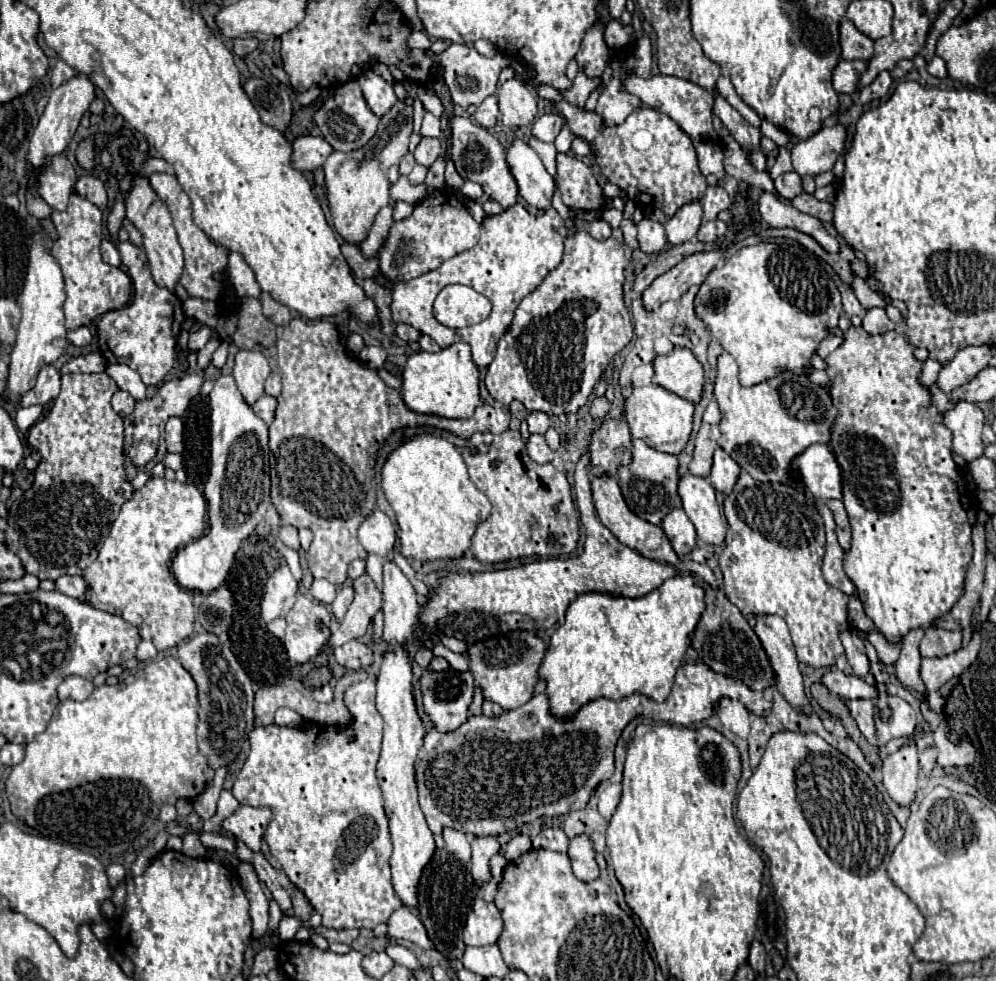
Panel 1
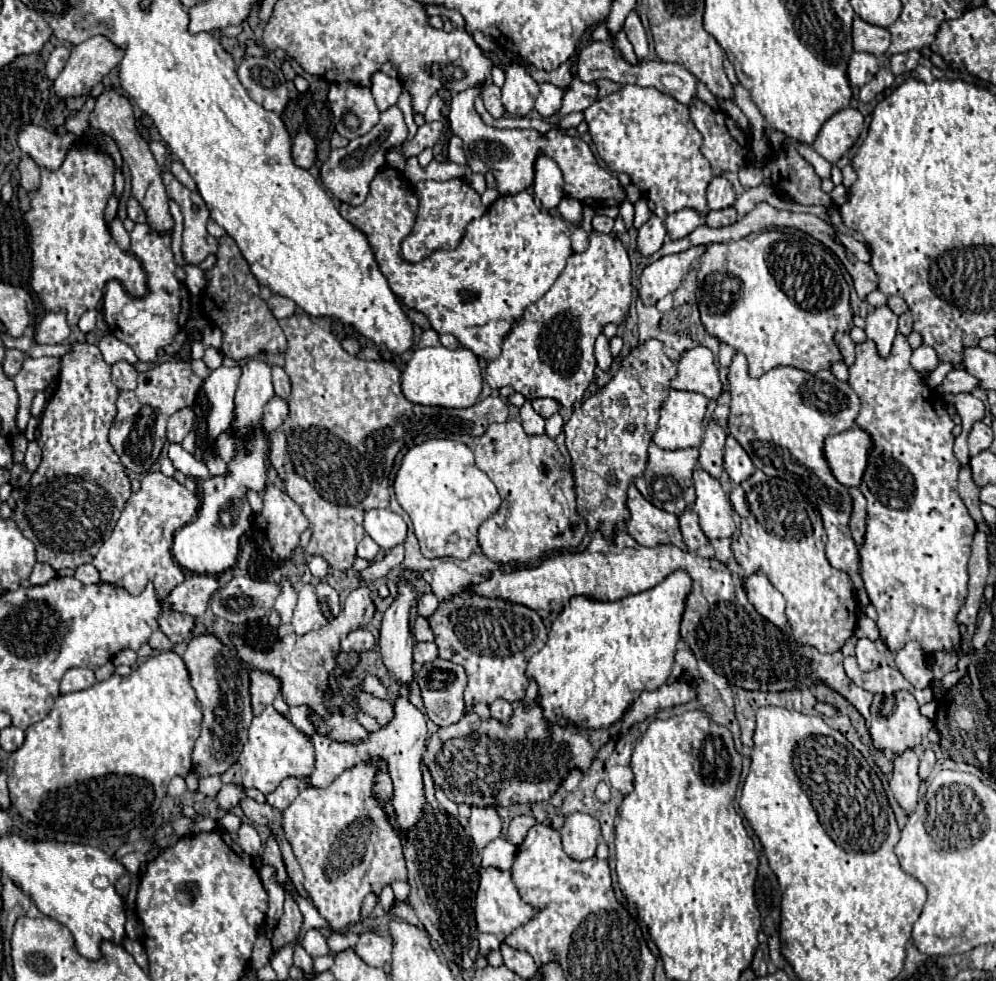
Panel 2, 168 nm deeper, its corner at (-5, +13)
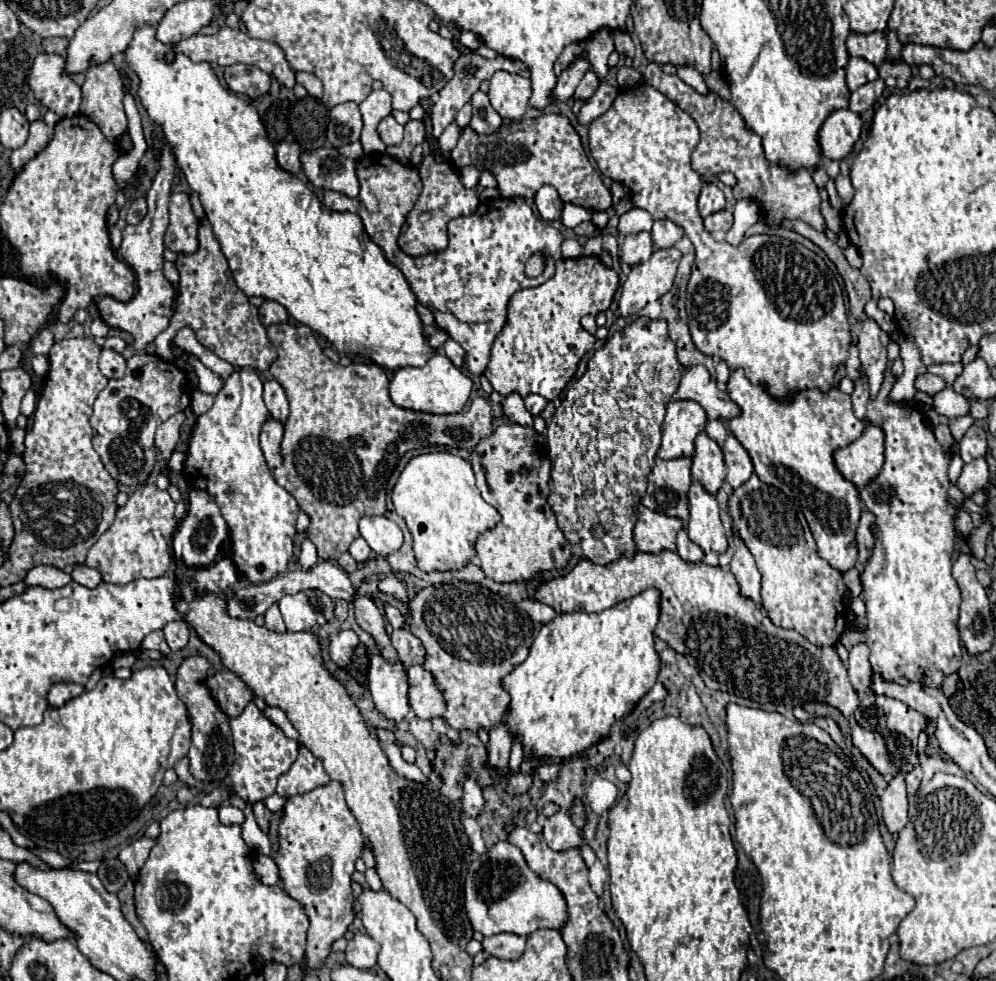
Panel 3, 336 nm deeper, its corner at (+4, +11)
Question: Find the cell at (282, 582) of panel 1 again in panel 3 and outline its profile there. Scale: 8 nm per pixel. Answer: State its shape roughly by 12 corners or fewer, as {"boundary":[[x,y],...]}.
{"boundary":[[272,605],[266,613],[266,627],[284,633],[286,625],[278,605]]}

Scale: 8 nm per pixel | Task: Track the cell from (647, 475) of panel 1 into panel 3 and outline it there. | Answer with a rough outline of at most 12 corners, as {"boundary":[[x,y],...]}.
{"boundary":[[656,457],[642,505],[688,521],[690,457]]}

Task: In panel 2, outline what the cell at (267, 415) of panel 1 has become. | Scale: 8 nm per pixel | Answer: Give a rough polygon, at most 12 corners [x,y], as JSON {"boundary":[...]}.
{"boundary":[[275,395],[263,409],[267,431],[283,423],[289,413],[287,401]]}

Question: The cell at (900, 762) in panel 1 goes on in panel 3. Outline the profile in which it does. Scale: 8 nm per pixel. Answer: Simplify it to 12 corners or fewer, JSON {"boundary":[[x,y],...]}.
{"boundary":[[904,777],[880,797],[886,829],[896,837],[908,823]]}

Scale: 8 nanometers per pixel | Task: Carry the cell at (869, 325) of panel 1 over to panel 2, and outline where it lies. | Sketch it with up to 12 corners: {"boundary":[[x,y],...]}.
{"boundary":[[887,305],[873,307],[865,333],[887,357],[897,333],[897,315]]}

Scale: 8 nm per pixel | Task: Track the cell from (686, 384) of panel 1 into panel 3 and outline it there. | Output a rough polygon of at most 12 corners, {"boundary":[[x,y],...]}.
{"boundary":[[704,365],[686,369],[672,397],[700,403],[710,421],[730,421],[740,407]]}

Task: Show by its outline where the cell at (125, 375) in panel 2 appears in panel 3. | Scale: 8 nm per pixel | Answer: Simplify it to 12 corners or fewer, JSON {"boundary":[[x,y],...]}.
{"boundary":[[102,347],[100,371],[108,379],[124,375],[126,361],[114,349]]}

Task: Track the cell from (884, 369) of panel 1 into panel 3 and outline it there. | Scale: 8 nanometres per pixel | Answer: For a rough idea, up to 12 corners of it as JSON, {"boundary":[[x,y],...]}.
{"boundary":[[854,381],[886,463],[862,571],[870,663],[930,687],[962,663],[956,509],[926,417]]}

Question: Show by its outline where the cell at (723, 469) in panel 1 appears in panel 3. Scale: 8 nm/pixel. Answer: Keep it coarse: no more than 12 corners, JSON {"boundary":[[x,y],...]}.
{"boundary":[[730,433],[724,447],[726,481],[738,489],[754,473],[752,459]]}

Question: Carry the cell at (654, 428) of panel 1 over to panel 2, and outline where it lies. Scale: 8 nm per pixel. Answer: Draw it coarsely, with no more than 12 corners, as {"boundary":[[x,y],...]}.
{"boundary":[[669,389],[653,443],[699,447],[707,403],[701,393]]}

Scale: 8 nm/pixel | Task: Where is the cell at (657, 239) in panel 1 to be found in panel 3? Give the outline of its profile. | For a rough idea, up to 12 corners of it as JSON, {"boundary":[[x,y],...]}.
{"boundary":[[650,233],[626,235],[620,261],[634,267],[648,261]]}

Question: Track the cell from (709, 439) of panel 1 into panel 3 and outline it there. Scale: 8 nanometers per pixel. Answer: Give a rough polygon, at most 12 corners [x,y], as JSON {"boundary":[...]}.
{"boundary":[[696,437],[692,479],[716,495],[728,473],[718,443]]}

